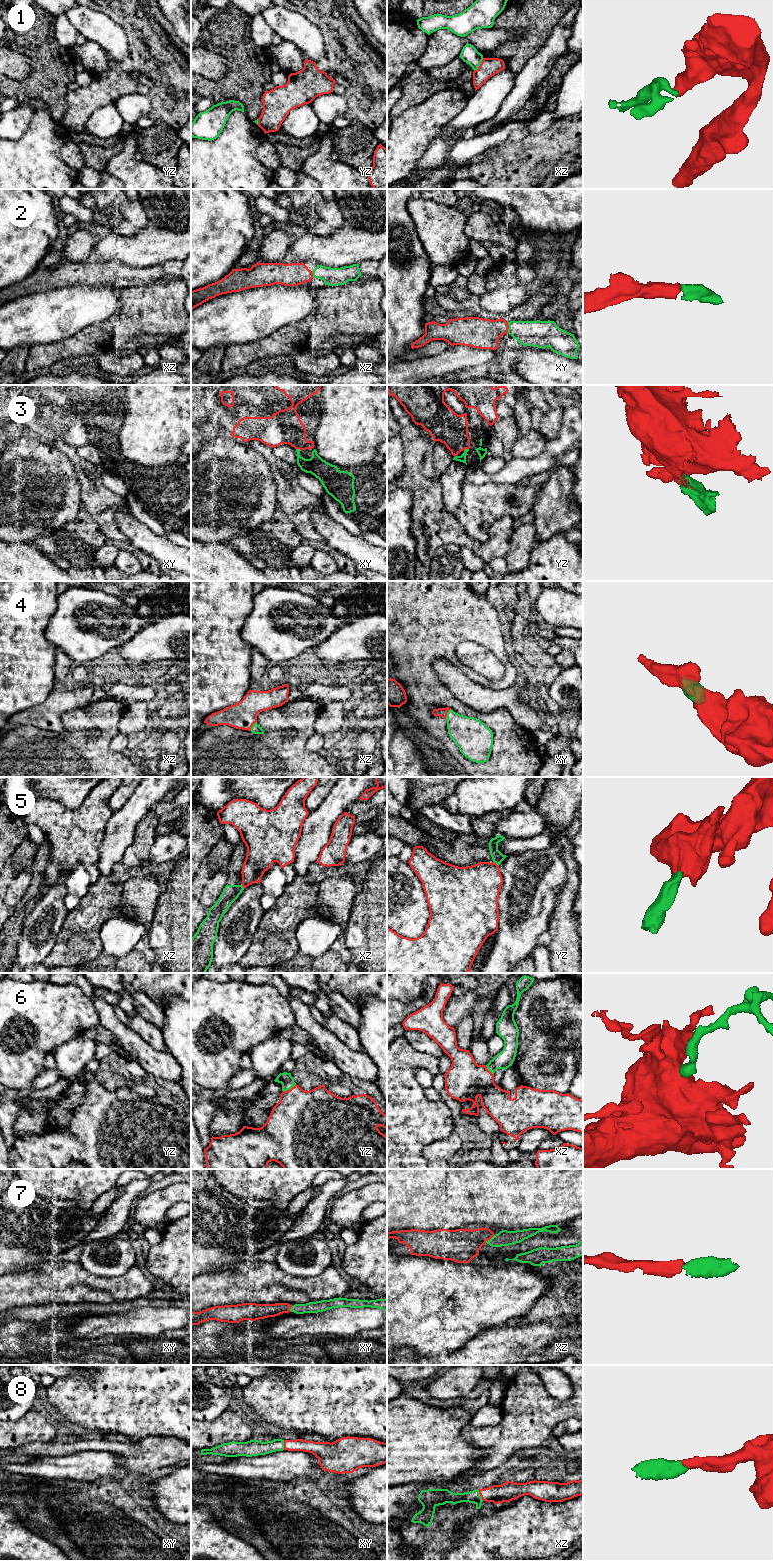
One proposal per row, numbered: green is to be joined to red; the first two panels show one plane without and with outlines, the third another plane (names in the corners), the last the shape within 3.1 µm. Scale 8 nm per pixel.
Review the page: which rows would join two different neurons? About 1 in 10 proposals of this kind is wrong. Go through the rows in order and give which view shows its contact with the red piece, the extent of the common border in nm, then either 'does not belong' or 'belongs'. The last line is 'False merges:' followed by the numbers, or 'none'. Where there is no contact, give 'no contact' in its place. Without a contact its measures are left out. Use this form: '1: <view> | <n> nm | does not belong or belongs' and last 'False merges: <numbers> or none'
1: xz | 130 nm | does not belong
2: xy | 90 nm | belongs
3: xy | 40 nm | belongs
4: xz | 90 nm | belongs
5: yz | 60 nm | does not belong
6: yz | 130 nm | belongs
7: xz | 100 nm | belongs
8: xz | 100 nm | belongs
False merges: 1, 5

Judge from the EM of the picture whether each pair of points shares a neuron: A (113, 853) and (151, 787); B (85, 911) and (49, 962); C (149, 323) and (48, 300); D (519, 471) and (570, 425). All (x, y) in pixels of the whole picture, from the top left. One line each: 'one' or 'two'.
A: one
B: one
C: two
D: one

